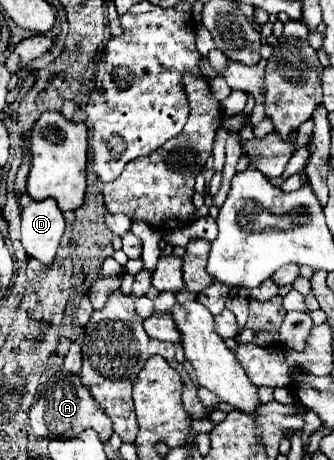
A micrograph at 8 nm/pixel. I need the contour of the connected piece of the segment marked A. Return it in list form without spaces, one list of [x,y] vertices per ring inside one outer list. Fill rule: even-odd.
[[[49,375],[45,385],[41,385],[41,393],[37,395],[37,401],[33,403],[33,409],[29,411],[29,427],[37,437],[45,439],[67,439],[77,437],[77,433],[83,433],[85,429],[95,429],[101,441],[109,441],[111,437],[111,421],[107,415],[97,407],[91,393],[81,385],[77,375]],[[69,379],[69,381],[65,381]],[[41,401],[41,415],[35,411],[35,405]]]

